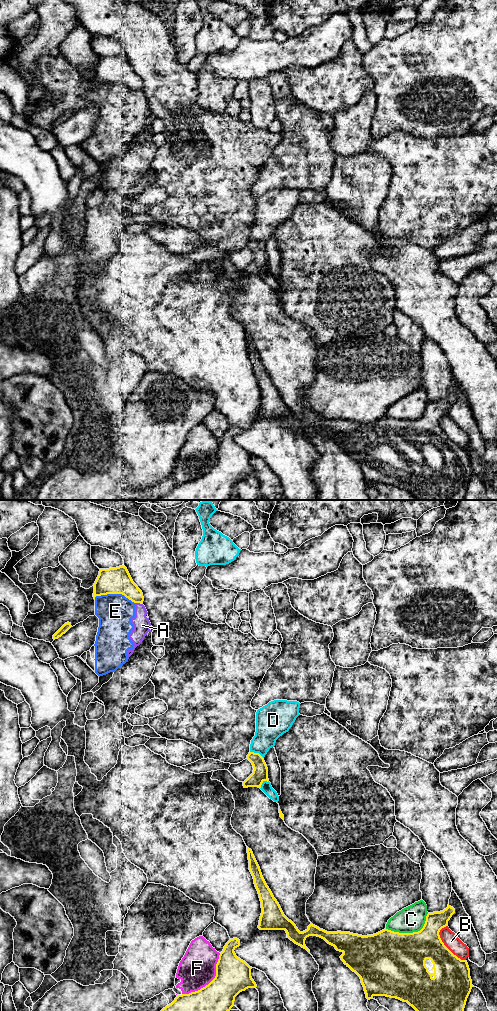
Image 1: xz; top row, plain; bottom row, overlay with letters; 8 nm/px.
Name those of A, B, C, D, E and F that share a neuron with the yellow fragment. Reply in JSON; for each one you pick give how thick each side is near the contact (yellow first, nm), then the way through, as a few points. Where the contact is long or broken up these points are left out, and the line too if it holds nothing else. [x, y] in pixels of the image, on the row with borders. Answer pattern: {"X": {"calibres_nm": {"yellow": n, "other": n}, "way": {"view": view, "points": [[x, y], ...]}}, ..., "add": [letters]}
{"add": []}

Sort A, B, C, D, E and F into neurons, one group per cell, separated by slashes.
A E / B / C / D / F

